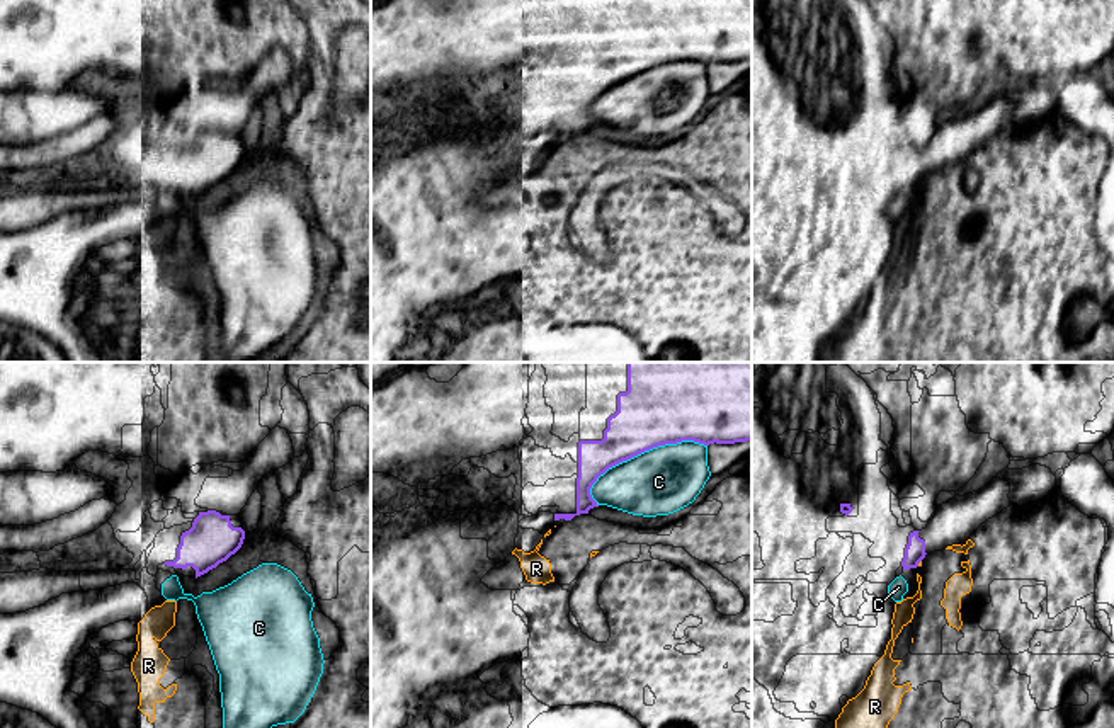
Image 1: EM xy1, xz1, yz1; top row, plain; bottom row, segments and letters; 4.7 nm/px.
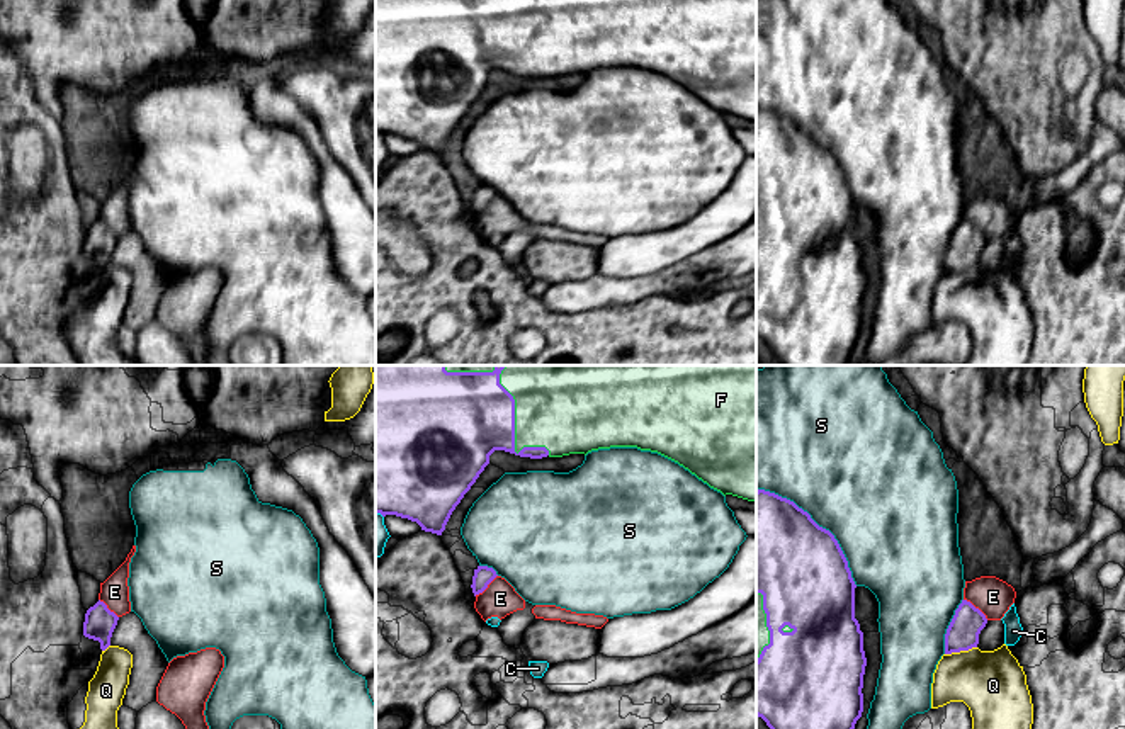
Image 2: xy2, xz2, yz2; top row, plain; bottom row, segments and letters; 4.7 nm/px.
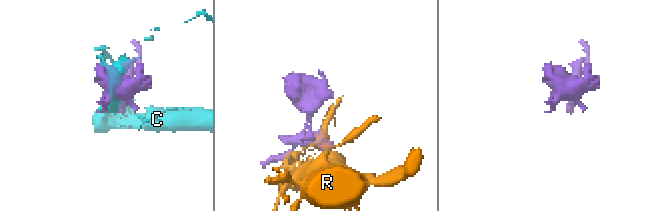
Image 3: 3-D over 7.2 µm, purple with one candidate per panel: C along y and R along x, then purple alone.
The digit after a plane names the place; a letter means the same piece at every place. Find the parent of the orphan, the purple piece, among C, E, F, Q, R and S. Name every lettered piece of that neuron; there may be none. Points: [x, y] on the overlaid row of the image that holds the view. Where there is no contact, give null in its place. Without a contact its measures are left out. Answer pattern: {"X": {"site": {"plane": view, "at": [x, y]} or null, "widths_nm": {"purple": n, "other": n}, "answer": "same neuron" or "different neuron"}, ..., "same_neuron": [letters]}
{"C": {"site": {"plane": "xz1", "at": [643, 451]}, "widths_nm": {"purple": 380, "other": 320}, "answer": "different neuron"}, "E": {"site": {"plane": "yz2", "at": [974, 607]}, "widths_nm": {"purple": 160, "other": 180}, "answer": "different neuron"}, "F": {"site": {"plane": "xz2", "at": [514, 427]}, "widths_nm": {"purple": 440, "other": 440}, "answer": "same neuron"}, "Q": {"site": {"plane": "yz2", "at": [961, 649]}, "widths_nm": {"purple": 160, "other": 320}, "answer": "different neuron"}, "R": {"site": {"plane": "yz1", "at": [919, 562]}, "widths_nm": {"purple": 100, "other": 20}, "answer": "same neuron"}, "S": {"site": {"plane": "yz2", "at": [818, 525]}, "widths_nm": {"purple": 460, "other": 480}, "answer": "different neuron"}, "same_neuron": ["F", "R"]}

